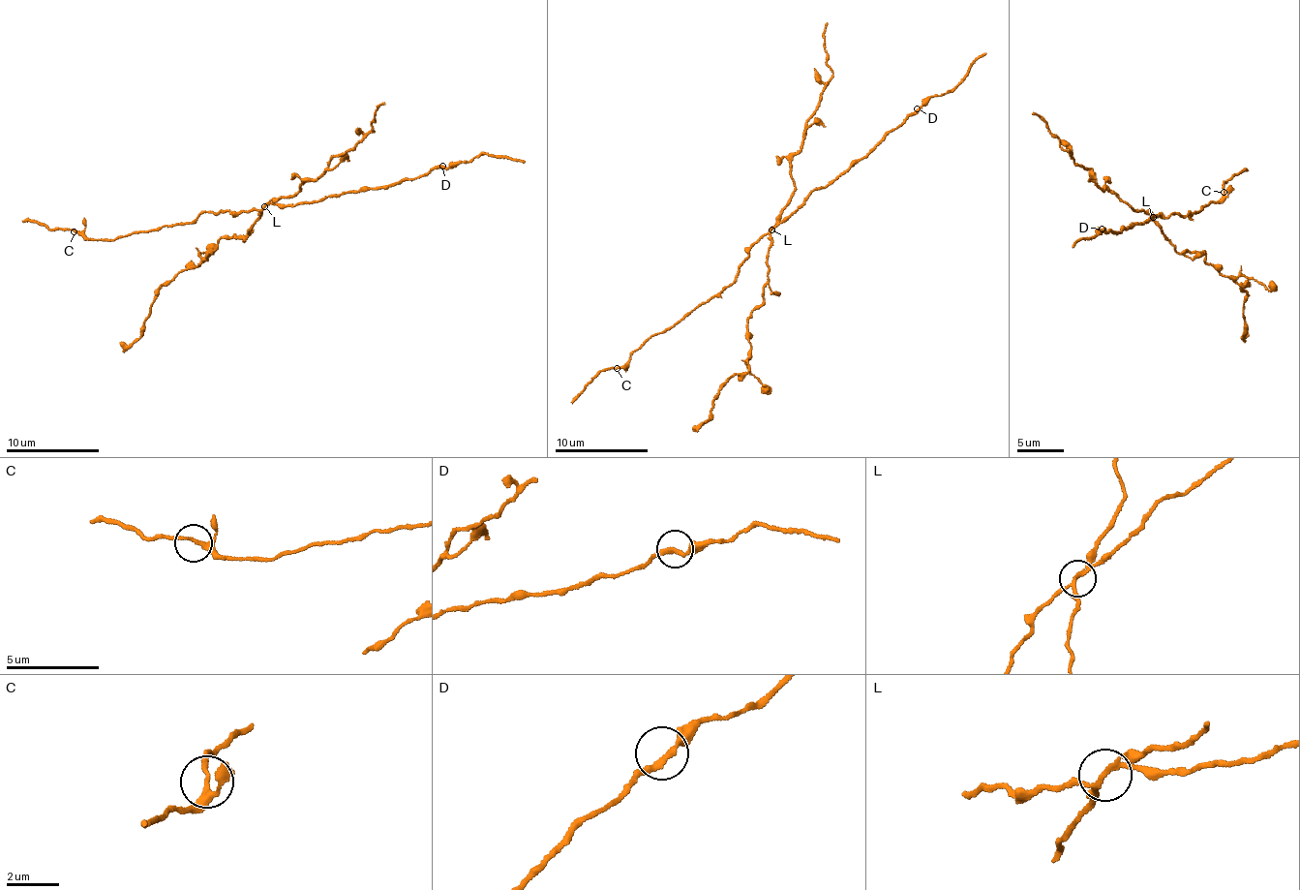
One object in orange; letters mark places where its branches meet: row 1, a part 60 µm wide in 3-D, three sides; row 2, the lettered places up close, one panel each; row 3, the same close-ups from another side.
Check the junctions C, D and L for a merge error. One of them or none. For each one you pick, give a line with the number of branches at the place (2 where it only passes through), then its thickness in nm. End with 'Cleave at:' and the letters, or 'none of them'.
L: Branches: 3. Thickness 170 nm
Cleave at: L

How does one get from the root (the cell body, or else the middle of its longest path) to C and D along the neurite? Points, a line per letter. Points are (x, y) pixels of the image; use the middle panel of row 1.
C: (772, 229), (754, 242), (730, 285), (714, 297), (701, 302), (672, 327), (648, 337), (624, 365), (617, 368)
D: (772, 229), (801, 208), (813, 190), (829, 186), (856, 163), (868, 156), (887, 134), (905, 123), (917, 108)

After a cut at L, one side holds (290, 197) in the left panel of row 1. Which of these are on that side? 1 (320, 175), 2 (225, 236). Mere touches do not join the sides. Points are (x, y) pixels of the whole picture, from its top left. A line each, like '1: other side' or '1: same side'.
1: same side
2: same side

